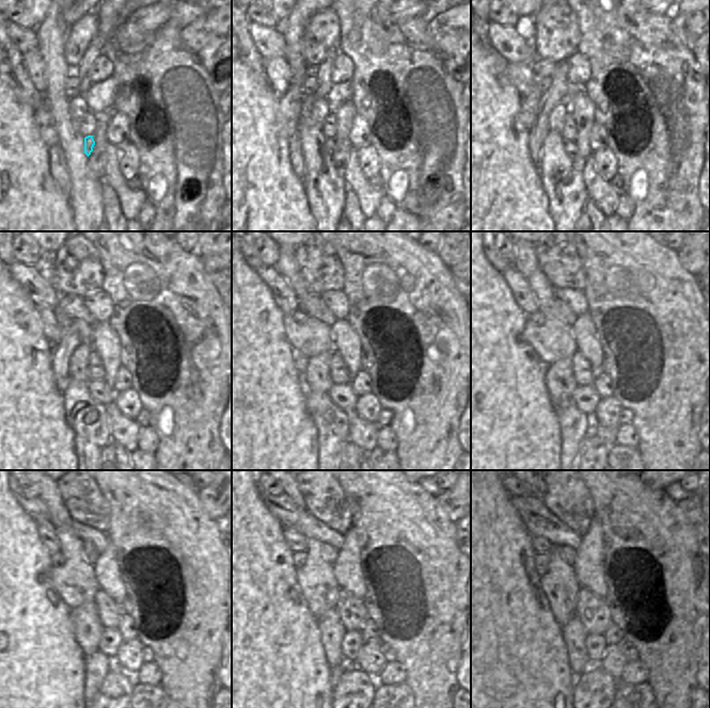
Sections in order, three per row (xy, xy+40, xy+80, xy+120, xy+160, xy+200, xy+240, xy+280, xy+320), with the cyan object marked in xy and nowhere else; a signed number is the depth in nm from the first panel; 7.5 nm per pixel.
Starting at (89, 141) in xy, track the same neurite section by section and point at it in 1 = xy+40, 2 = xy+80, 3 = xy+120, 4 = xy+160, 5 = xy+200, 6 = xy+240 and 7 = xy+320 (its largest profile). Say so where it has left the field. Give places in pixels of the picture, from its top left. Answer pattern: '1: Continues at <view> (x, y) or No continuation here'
1: Continues at xy+40 (330, 144)
2: Continues at xy+80 (570, 147)
3: Continues at xy+120 (98, 390)
4: Continues at xy+160 (343, 396)
5: Continues at xy+200 (585, 398)
6: Continues at xy+240 (111, 639)
7: Continues at xy+320 (596, 644).

